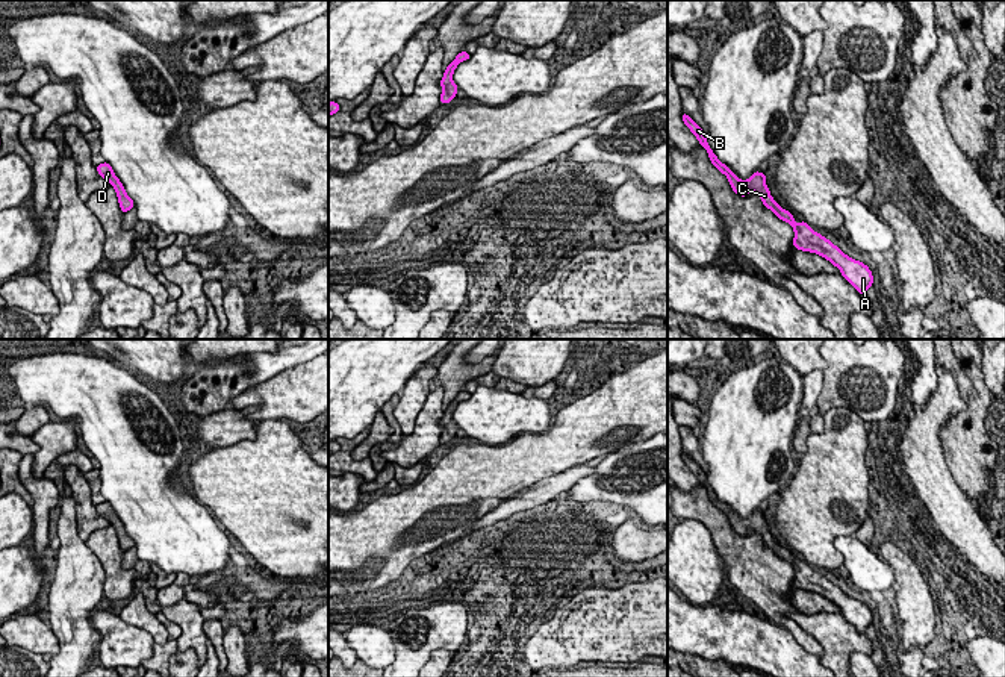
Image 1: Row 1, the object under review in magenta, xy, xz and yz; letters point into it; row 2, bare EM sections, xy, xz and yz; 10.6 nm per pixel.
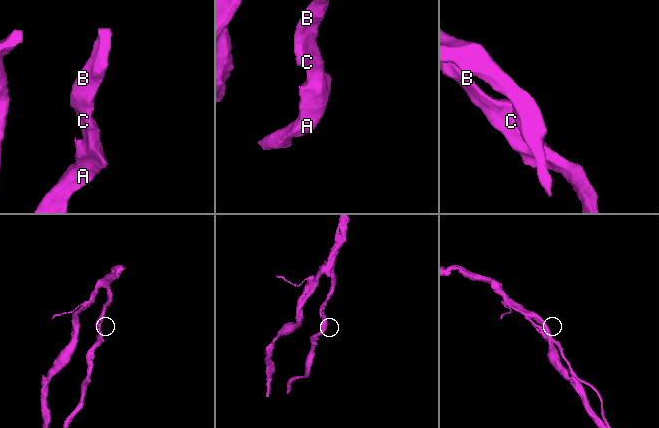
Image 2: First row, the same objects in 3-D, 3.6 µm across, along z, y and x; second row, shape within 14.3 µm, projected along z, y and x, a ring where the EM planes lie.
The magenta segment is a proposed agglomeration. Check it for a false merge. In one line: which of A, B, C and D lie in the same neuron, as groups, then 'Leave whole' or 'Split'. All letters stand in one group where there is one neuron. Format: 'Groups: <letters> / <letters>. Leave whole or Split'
Groups: A B C D. Leave whole

